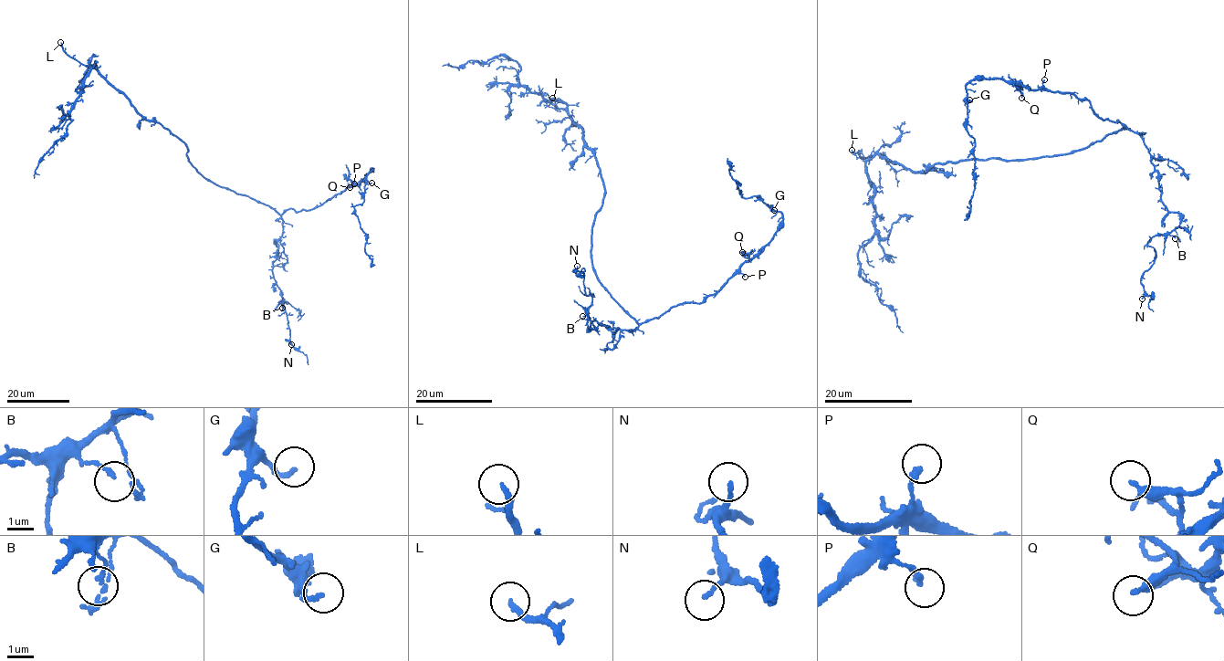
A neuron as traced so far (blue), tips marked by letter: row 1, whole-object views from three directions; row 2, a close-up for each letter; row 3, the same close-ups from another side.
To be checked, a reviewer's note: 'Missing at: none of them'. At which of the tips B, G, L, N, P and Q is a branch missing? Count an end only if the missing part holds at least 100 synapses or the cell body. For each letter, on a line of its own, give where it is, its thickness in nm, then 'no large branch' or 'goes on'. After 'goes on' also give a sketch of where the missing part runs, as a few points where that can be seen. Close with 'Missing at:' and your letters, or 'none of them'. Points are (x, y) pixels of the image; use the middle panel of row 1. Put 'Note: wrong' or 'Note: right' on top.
Note: wrong
B: place (582, 316); calibre 150 nm; no large branch
G: place (774, 210); calibre 160 nm; no large branch
L: place (552, 98); calibre 180 nm; goes on; course (552, 98), (561, 96), (590, 100), (643, 119)
N: place (577, 266); calibre 150 nm; no large branch
P: place (745, 277); calibre 100 nm; no large branch
Q: place (742, 252); calibre 240 nm; no large branch
Missing at: L

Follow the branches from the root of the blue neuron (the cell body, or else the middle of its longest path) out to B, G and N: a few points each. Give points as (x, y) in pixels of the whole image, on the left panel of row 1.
B: (213, 182), (266, 204), (280, 215), (283, 232), (272, 272), (282, 296), (282, 308)
G: (213, 182), (279, 215), (321, 205), (359, 184), (371, 169), (367, 178), (371, 183)
N: (213, 182), (266, 204), (280, 215), (283, 232), (272, 272), (284, 300), (291, 344)

